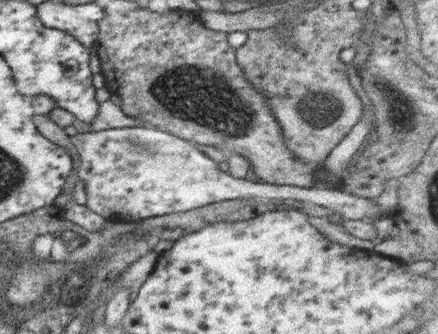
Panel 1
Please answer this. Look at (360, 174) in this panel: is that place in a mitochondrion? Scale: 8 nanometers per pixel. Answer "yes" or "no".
no

